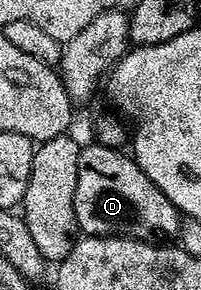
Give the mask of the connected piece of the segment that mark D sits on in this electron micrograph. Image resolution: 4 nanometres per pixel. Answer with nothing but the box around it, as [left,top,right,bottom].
[74,143,182,242]

